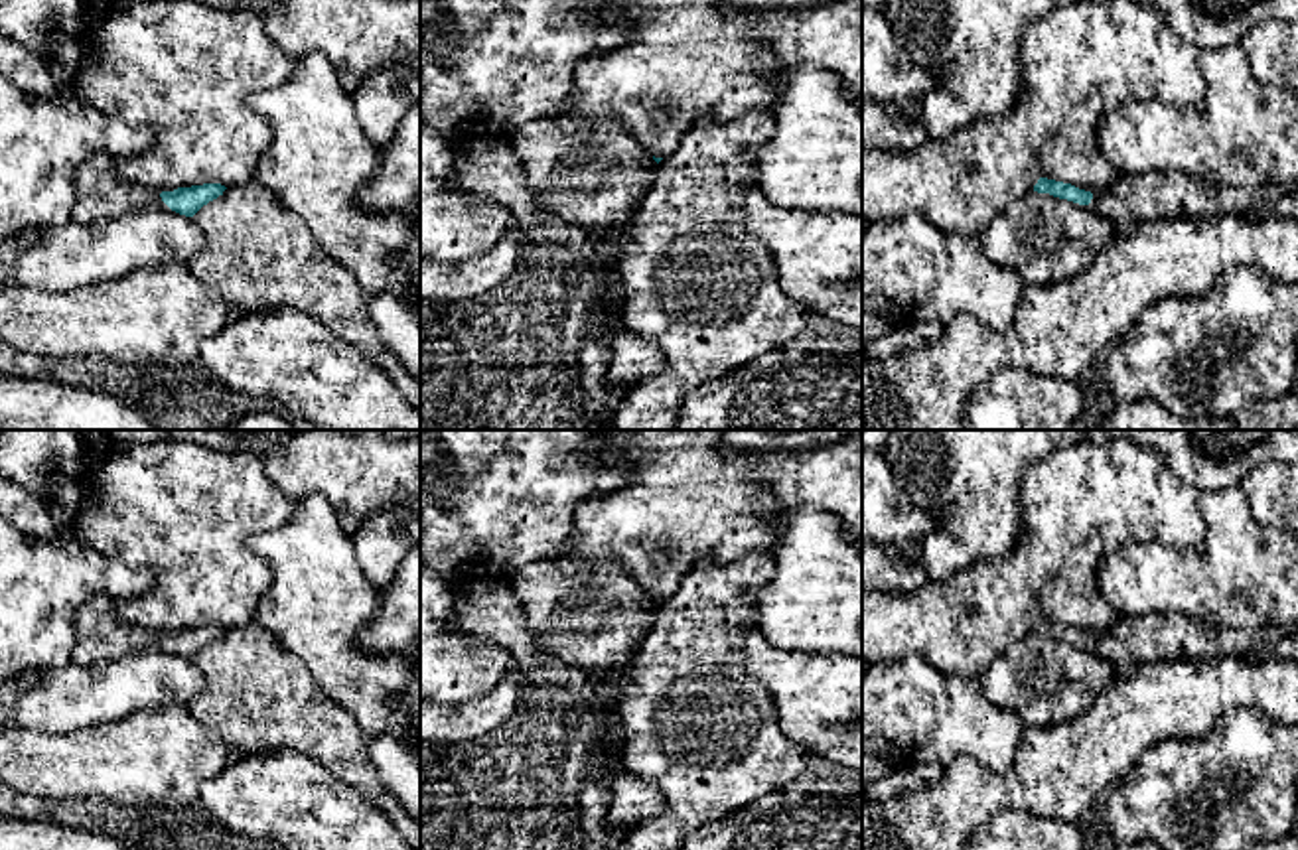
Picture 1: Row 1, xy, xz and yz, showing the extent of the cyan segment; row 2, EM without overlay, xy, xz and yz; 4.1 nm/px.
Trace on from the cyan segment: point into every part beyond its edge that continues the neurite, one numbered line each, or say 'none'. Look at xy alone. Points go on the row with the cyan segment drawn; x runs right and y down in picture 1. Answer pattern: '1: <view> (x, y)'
1: xy (101, 194)

